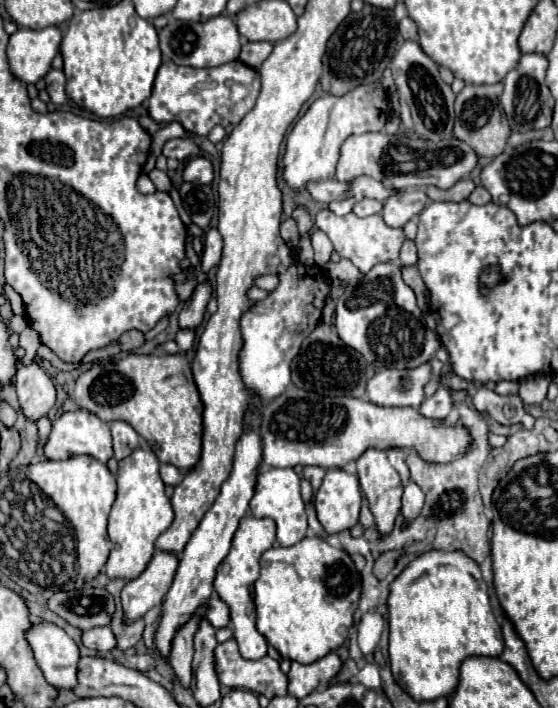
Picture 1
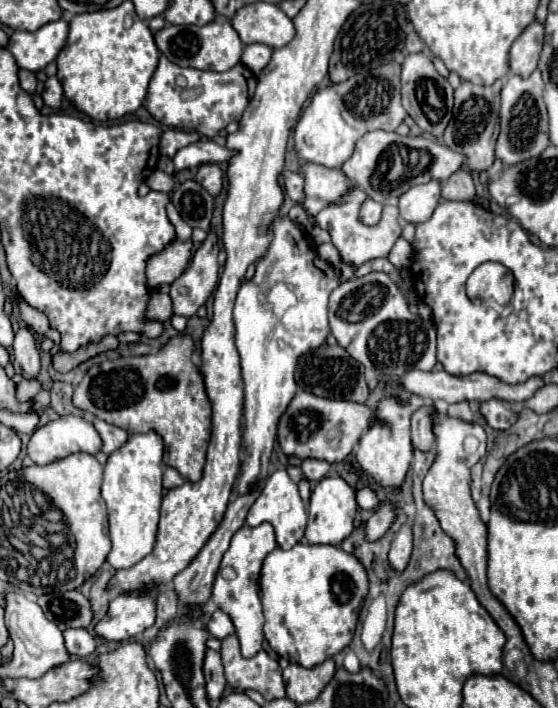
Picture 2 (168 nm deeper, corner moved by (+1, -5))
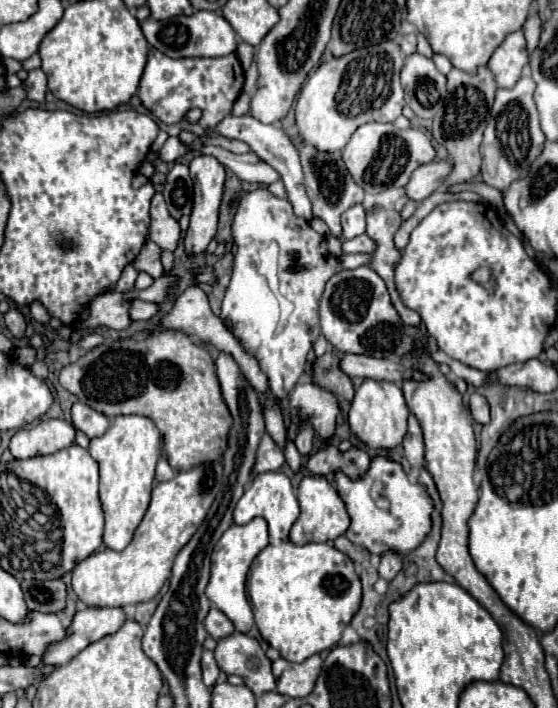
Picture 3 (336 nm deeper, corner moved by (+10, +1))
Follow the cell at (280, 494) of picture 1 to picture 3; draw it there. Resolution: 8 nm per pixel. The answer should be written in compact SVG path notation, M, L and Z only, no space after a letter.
M264 472L264 474L258 474L252 480L252 484L246 488L244 496L238 500L236 510L234 510L234 522L236 524L248 524L252 518L262 516L268 522L270 536L286 540L288 534L290 534L292 524L298 518L298 514L300 514L298 498L296 498L294 490L292 490L292 484L290 484L288 476L282 474L282 472Z

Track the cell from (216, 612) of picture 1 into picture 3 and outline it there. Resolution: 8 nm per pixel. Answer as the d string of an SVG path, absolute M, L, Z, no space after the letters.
M210 608L210 612L208 612L208 616L206 616L206 620L204 620L204 628L206 628L206 632L214 638L214 640L218 640L218 638L224 638L226 634L232 634L234 632L234 624L218 610L218 608Z

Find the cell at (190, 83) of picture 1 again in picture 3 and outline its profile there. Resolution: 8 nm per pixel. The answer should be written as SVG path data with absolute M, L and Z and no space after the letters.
M150 48L148 64L144 68L138 98L158 120L166 124L180 122L188 108L200 108L200 126L212 130L232 112L234 100L244 88L244 70L240 72L240 62L236 54L222 58L168 58L160 50Z

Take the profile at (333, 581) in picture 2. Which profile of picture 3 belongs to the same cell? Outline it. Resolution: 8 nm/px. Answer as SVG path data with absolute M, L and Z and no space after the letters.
M268 544L252 562L248 594L262 638L288 662L304 662L312 654L338 644L342 630L360 608L360 578L354 562L332 544Z

